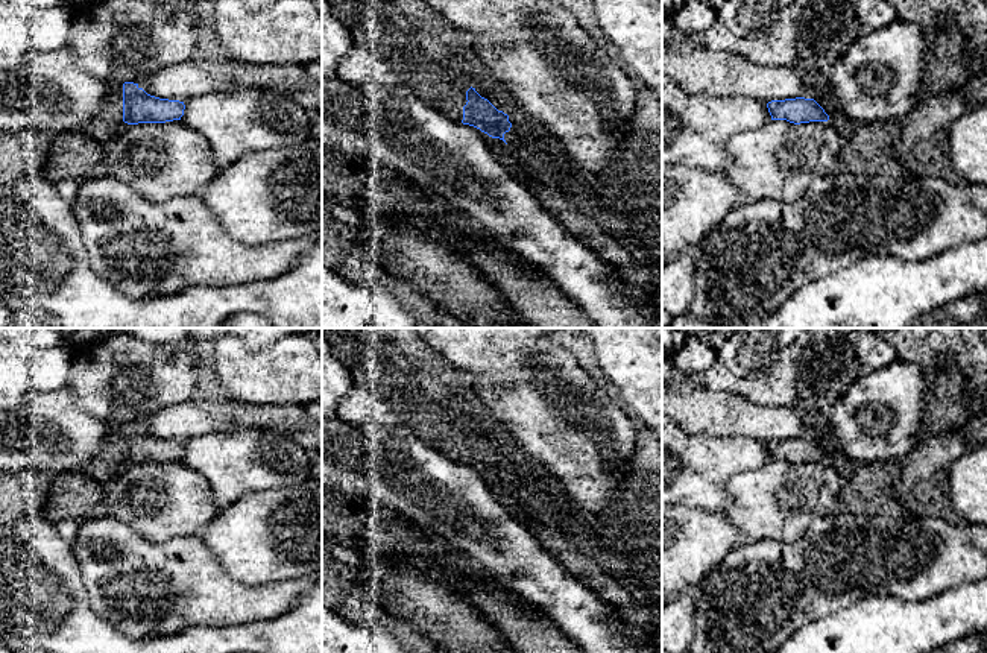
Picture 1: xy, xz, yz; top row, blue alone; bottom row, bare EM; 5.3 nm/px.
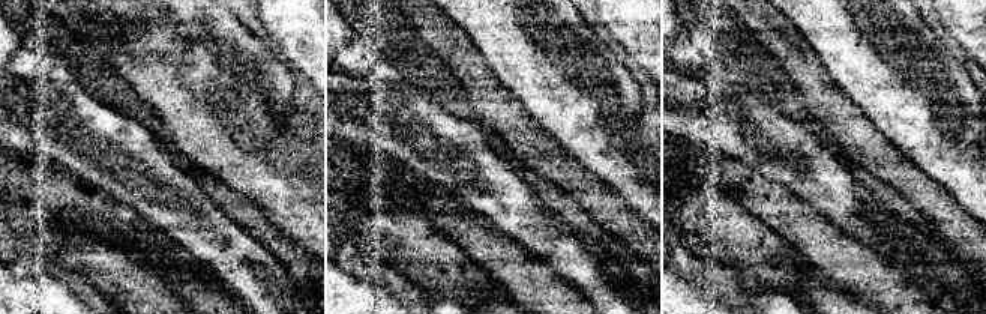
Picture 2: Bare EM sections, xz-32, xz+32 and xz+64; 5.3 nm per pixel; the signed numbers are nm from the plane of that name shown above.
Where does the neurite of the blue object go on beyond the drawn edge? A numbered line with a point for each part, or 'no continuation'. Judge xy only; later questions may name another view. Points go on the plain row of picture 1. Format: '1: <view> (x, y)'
1: xy (110, 459)

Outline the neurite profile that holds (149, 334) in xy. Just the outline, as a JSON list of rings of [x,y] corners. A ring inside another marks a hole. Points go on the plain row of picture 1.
[[[125,328],[125,330],[93,330],[88,331],[88,337],[102,339],[112,334],[126,333],[140,340],[152,343],[181,343],[188,339],[188,334],[184,328]]]

